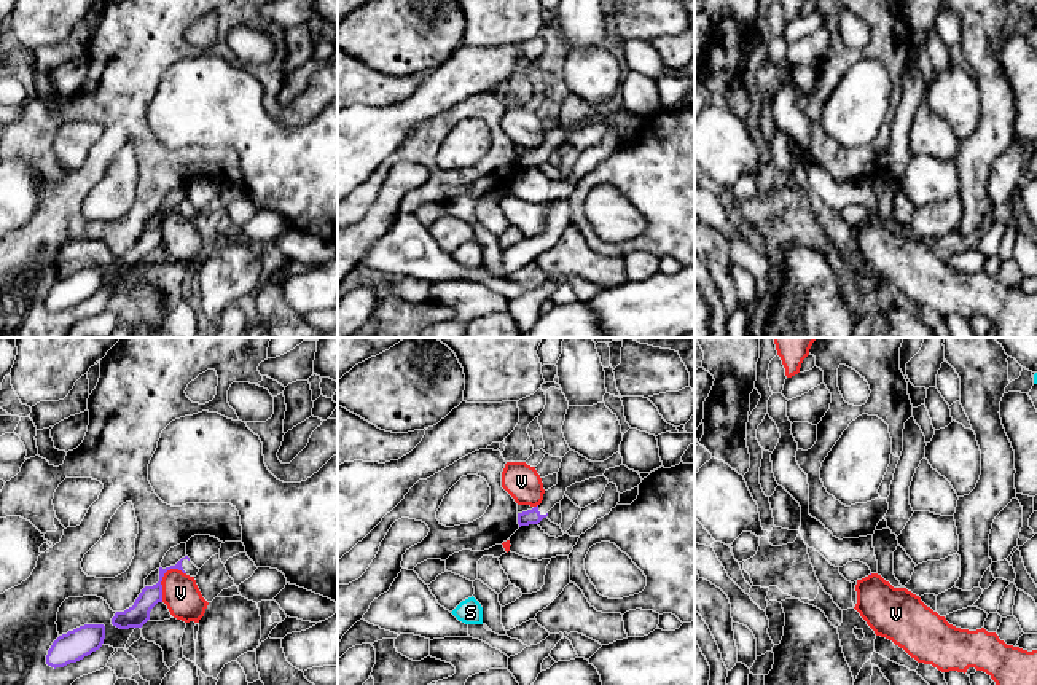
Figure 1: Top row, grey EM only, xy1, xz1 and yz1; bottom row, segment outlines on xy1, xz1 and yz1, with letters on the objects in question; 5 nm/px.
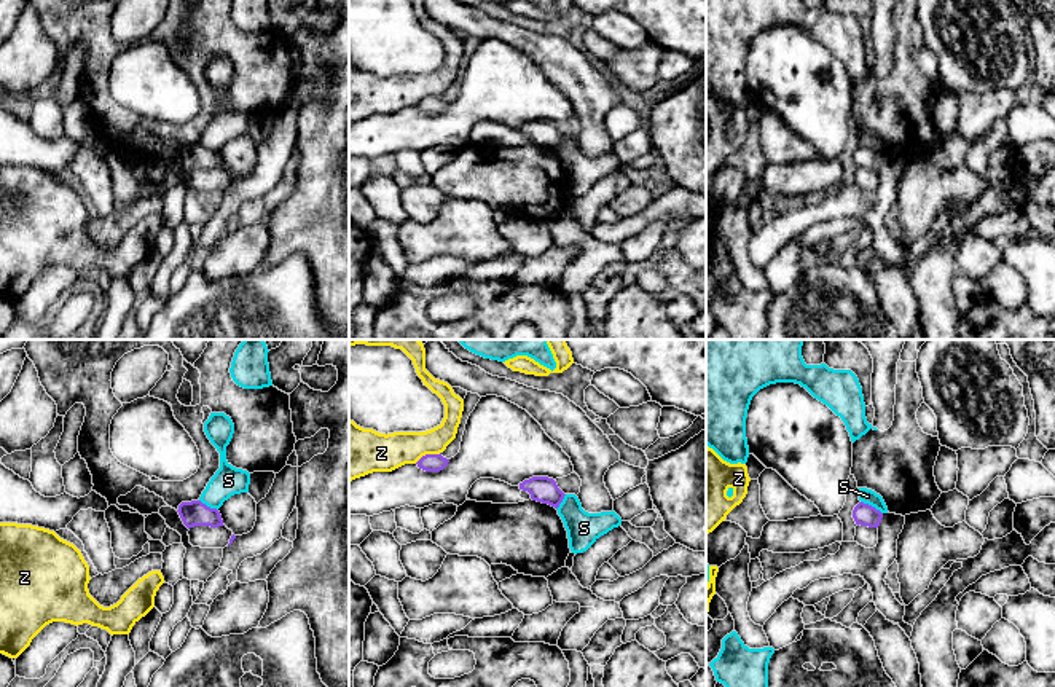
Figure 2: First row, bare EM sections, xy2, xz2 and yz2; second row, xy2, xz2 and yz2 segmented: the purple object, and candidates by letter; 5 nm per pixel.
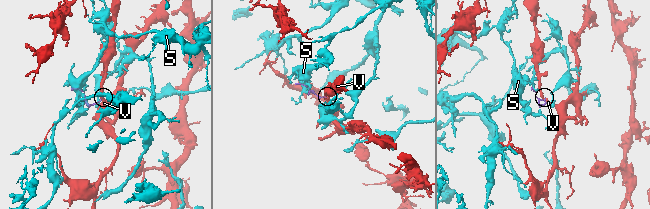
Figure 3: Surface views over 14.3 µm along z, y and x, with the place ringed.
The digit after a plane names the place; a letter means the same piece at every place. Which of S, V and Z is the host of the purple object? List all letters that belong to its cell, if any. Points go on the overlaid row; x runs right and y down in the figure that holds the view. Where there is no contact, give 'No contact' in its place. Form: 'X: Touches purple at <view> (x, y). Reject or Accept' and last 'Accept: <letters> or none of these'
S: Touches purple at yz2 (870, 506). Reject
V: Touches purple at xy1 (163, 575). Reject
Z: Touches purple at xz2 (427, 455). Reject
Accept: none of these

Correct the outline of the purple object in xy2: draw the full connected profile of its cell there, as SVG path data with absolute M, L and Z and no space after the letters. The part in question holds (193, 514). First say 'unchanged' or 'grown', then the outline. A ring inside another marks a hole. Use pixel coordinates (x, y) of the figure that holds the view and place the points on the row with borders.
unchanged; M201 501L182 502L177 512L188 529L194 526L225 526L220 512Z

